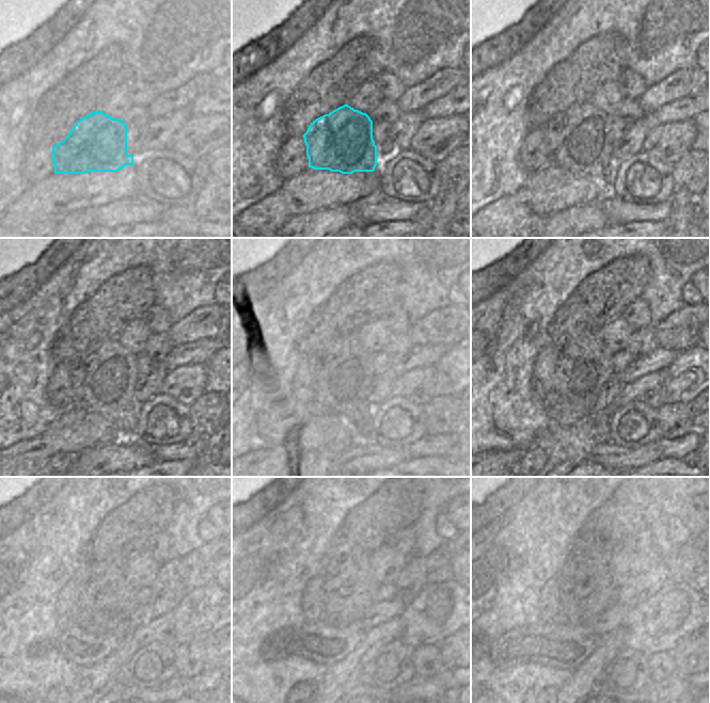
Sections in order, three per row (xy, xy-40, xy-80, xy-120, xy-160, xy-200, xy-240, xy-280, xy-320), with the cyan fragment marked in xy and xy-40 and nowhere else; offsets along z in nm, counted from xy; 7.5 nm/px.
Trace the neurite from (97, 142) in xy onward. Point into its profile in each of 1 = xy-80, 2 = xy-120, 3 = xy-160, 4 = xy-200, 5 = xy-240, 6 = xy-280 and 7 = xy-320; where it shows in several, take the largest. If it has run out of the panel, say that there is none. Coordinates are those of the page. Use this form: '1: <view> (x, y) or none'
1: xy-80 (580, 140)
2: xy-120 (104, 378)
3: xy-160 (343, 373)
4: xy-200 (584, 367)
5: xy-240 (108, 598)
6: xy-280 (348, 587)
7: xy-320 (587, 587)

